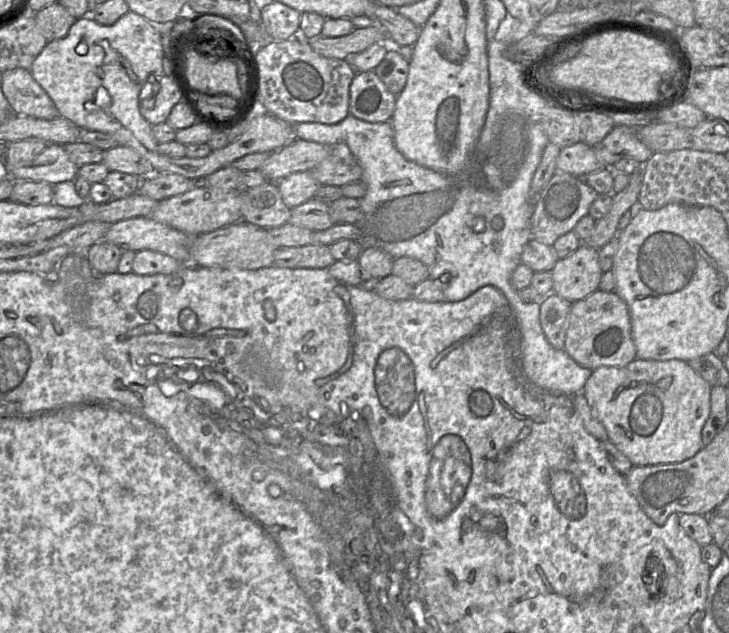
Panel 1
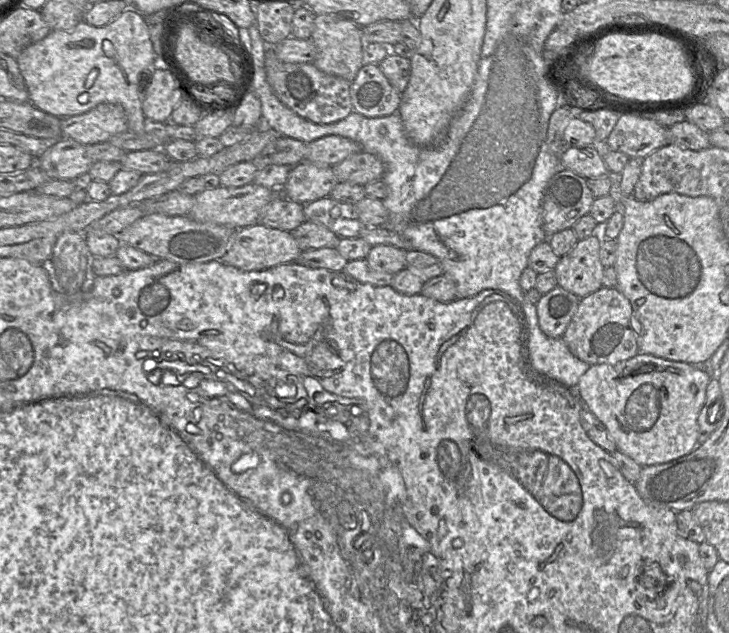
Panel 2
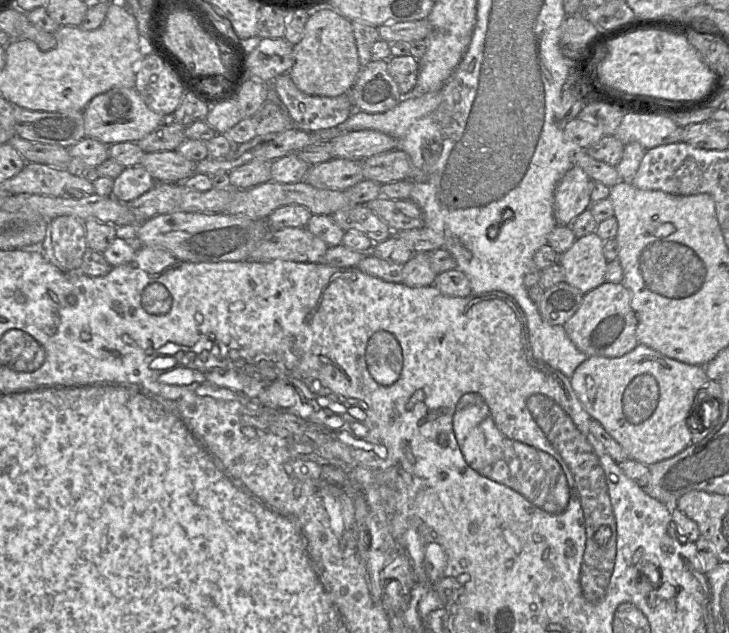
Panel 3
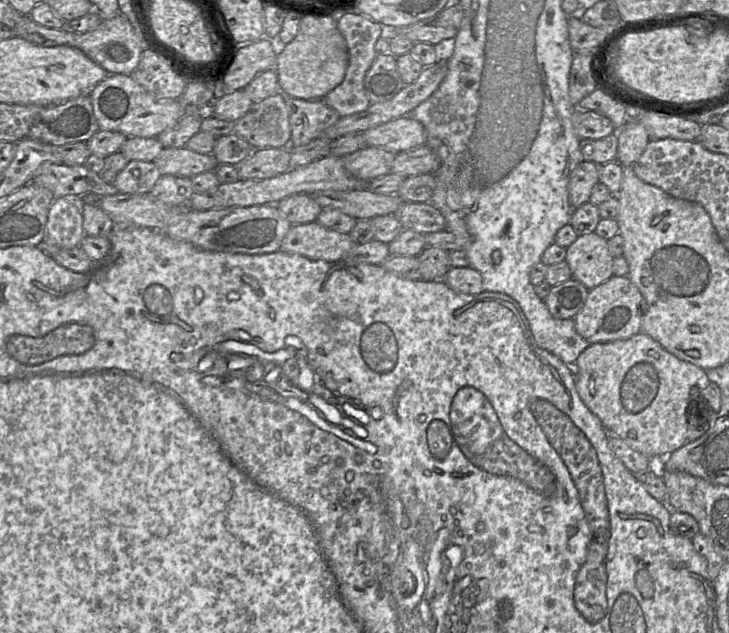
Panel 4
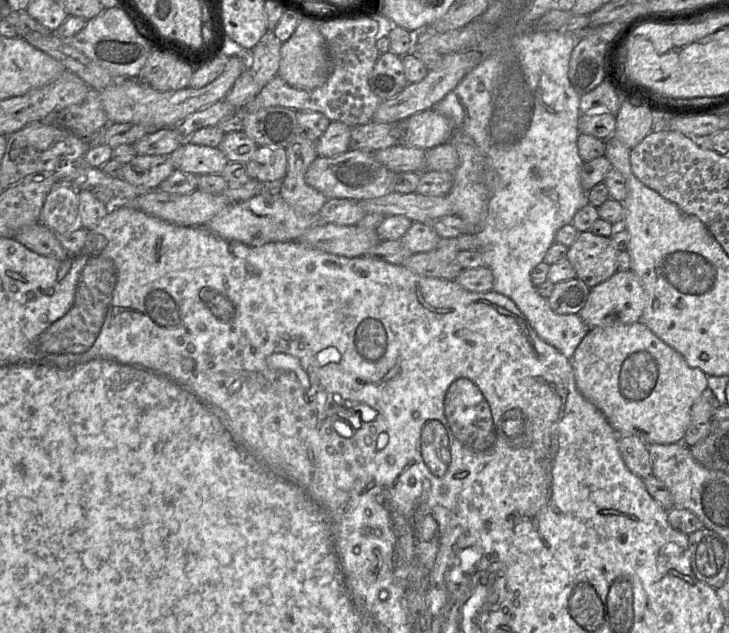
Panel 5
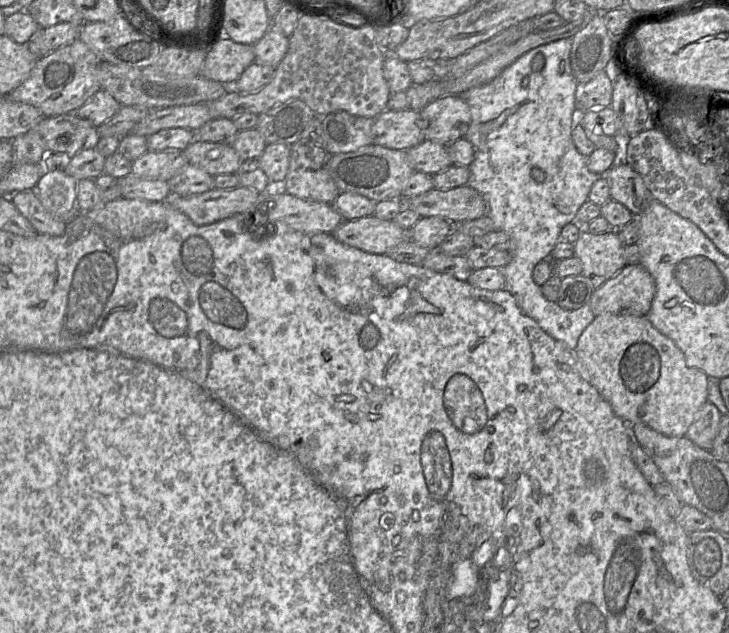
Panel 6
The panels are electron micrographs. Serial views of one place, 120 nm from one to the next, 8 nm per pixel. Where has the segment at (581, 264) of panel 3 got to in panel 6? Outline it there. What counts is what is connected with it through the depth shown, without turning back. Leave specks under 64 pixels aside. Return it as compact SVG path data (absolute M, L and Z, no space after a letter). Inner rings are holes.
M610 229L607 232L591 234L584 230L574 243L574 256L582 263L582 276L588 278L594 289L602 286L607 280L615 276L623 267L627 265L625 246L618 237L617 231Z

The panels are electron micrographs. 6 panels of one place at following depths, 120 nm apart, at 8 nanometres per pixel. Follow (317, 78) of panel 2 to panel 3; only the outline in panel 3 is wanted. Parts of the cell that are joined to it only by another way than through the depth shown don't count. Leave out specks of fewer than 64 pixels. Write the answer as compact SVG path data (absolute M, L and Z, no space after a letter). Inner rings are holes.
M288 73L278 76L271 87L286 109L291 125L302 131L335 128L354 111L346 93L336 97L308 95L295 86Z

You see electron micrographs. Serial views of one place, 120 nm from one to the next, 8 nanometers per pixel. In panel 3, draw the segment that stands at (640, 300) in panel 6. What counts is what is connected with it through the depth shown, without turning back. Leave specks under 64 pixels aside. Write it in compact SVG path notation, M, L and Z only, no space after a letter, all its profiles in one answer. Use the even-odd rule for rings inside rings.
M605 281L585 293L580 307L563 326L574 345L588 356L620 357L639 343L636 337L637 316L631 307L631 293L623 283Z

